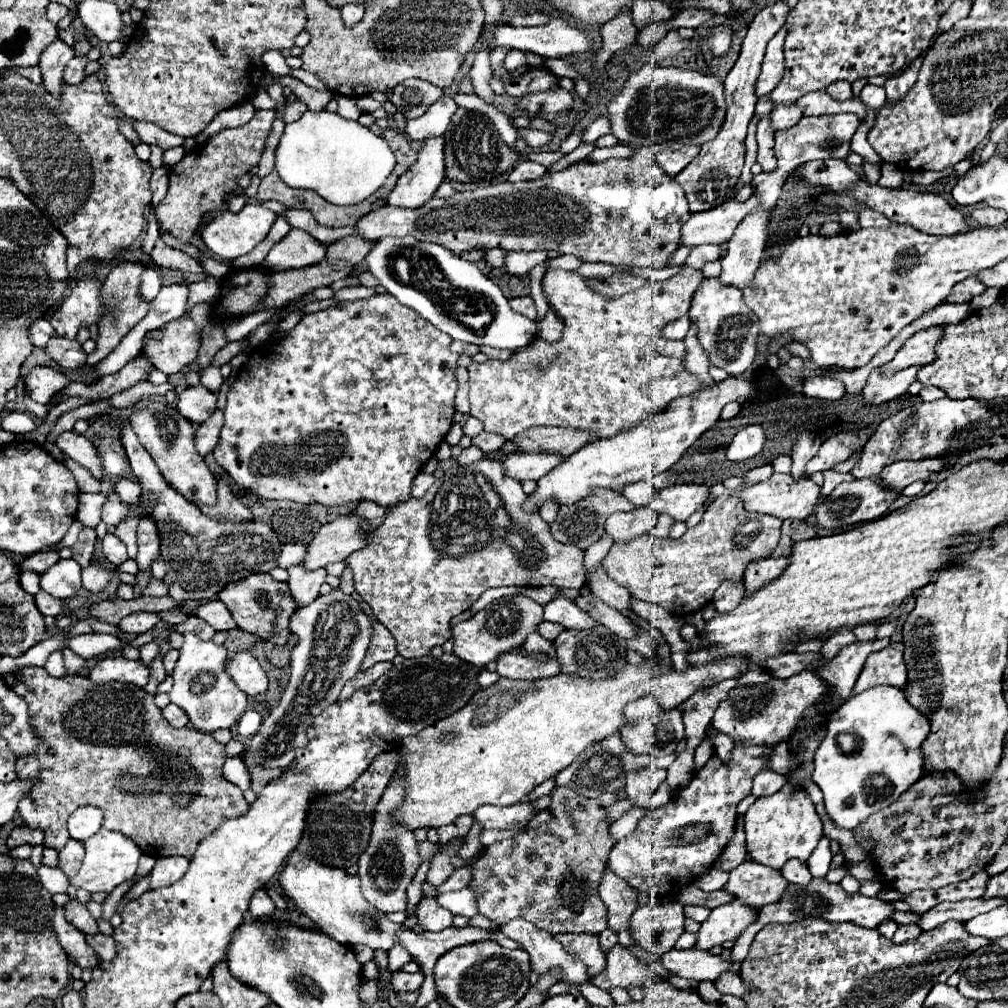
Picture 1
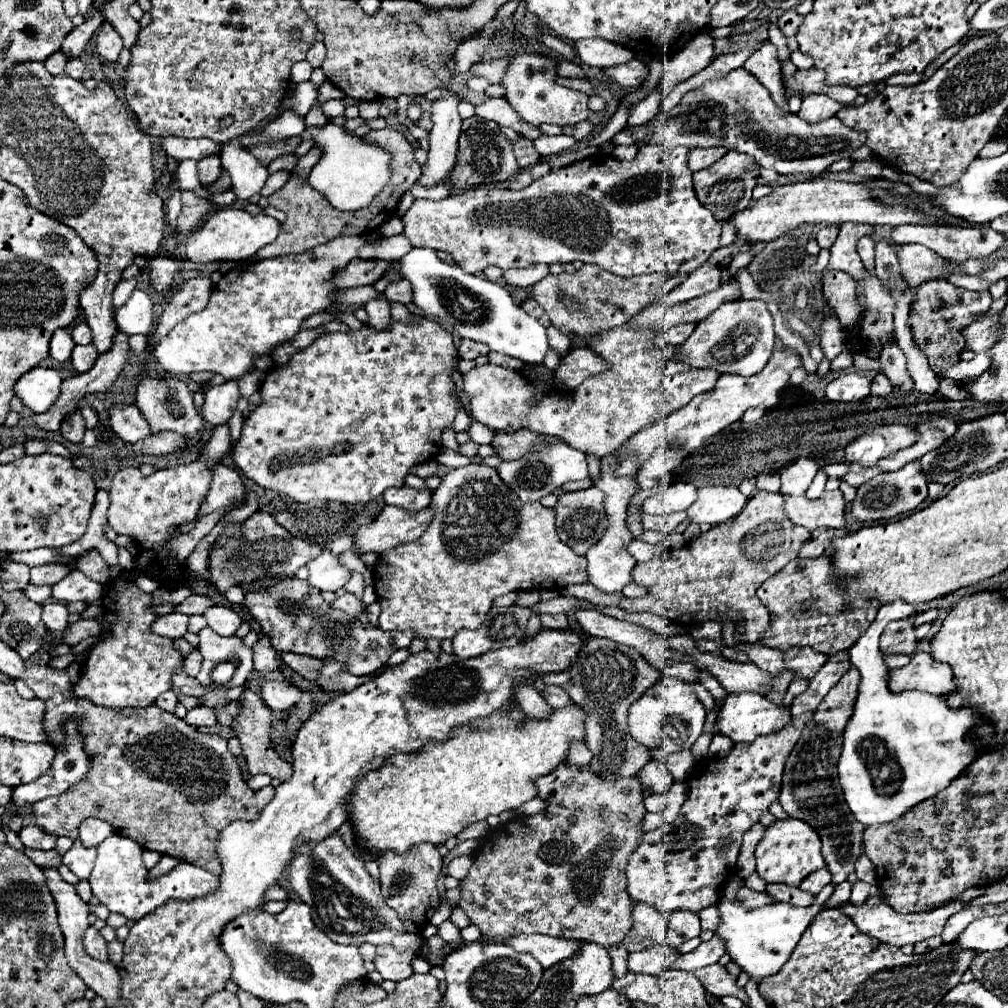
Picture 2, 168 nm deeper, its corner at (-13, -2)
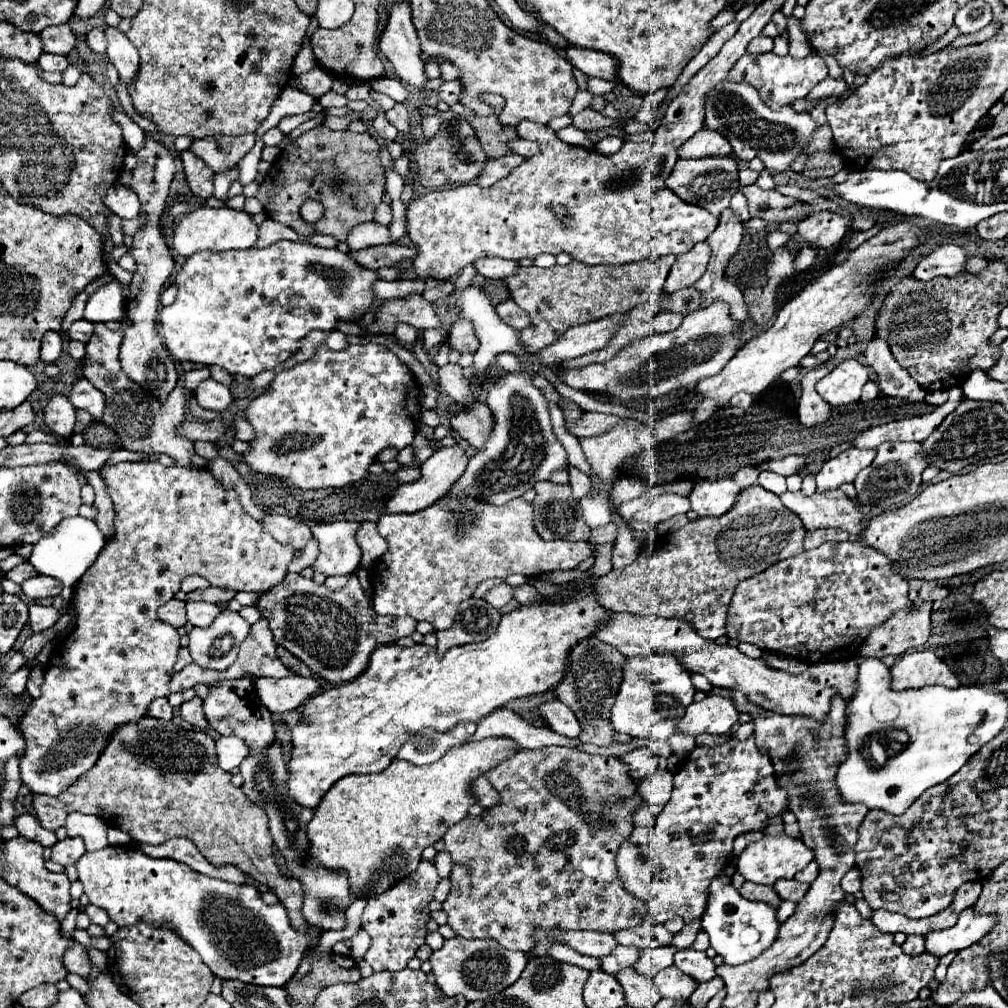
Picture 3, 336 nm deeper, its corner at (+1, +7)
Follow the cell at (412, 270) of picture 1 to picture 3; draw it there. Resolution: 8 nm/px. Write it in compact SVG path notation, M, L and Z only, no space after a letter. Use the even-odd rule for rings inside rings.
M469 286L469 288L463 290L463 294L459 296L459 302L461 302L459 318L473 322L475 332L477 332L477 338L479 338L479 342L481 342L479 350L475 352L475 362L473 362L473 374L475 374L477 378L481 378L481 374L485 372L485 368L491 364L491 360L493 360L497 354L511 352L511 354L523 354L523 356L533 358L531 354L525 352L523 344L519 342L519 332L517 332L515 328L507 326L505 322L501 322L501 318L499 318L497 312L495 312L495 306L491 304L491 300L489 300L489 296L483 292L483 288L479 288L479 286Z

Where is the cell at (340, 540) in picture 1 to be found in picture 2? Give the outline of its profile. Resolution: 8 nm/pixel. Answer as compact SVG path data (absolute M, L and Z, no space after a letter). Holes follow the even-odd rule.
M383 507L383 511L353 535L353 553L381 555L401 543L411 543L423 535L431 521L431 511L425 507L419 513L407 513L399 507Z

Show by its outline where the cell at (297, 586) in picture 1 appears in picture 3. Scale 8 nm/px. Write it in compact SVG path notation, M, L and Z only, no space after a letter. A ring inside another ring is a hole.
M341 520L341 522L331 522L331 524L317 524L313 526L313 538L319 542L319 558L313 564L315 572L325 572L327 576L337 576L337 574L353 574L359 564L361 564L361 548L355 540L355 534L361 524Z

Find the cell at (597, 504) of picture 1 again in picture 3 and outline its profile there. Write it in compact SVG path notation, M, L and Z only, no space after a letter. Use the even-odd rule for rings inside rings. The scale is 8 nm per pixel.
M537 482L535 486L535 500L533 510L533 526L537 528L537 534L543 540L587 540L591 530L585 526L585 520L581 518L581 504L573 498L569 484L553 484L553 482Z

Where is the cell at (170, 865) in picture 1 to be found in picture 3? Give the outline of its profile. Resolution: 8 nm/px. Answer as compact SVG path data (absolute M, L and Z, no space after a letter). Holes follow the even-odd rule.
M109 845L93 854L87 852L77 862L77 870L83 884L83 892L89 896L89 902L101 906L119 928L145 920L153 926L175 930L179 938L183 938L183 942L187 942L189 946L193 946L193 950L199 952L211 972L221 980L241 980L257 986L285 986L285 982L289 982L293 972L299 968L299 962L315 936L313 930L305 934L295 932L281 902L273 906L265 904L257 886L233 882L229 884L225 880L209 878L181 862L151 858L139 848Z

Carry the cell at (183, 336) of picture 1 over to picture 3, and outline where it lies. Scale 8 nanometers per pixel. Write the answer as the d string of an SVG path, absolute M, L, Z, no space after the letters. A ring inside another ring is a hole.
M279 240L267 248L227 250L227 252L201 252L185 260L175 274L177 300L161 308L159 326L169 354L183 362L221 366L229 374L247 378L263 370L273 370L289 360L299 348L301 338L313 330L333 332L337 322L355 322L367 314L375 302L373 284L379 280L375 270L363 268L349 254L337 248L319 248L291 240Z

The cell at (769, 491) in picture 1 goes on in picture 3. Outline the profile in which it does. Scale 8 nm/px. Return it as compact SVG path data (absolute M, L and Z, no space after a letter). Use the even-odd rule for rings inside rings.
M829 490L813 496L785 492L781 494L781 502L803 520L805 530L841 528L853 538L859 538L865 530L859 502L847 498L841 490Z

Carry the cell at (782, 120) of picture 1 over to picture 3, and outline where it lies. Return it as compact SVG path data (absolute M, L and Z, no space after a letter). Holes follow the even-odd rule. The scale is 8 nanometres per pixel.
M827 76L823 82L819 82L811 94L807 96L807 100L823 100L823 98L829 98L829 96L843 96L845 92L849 90L849 84L843 80L843 78L831 78Z

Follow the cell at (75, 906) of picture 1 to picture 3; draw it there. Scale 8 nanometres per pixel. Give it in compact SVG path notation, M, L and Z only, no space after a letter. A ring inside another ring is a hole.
M73 942L73 946L65 952L63 964L65 964L65 970L71 974L77 974L81 978L89 976L89 970L91 970L89 968L89 956L79 942Z

